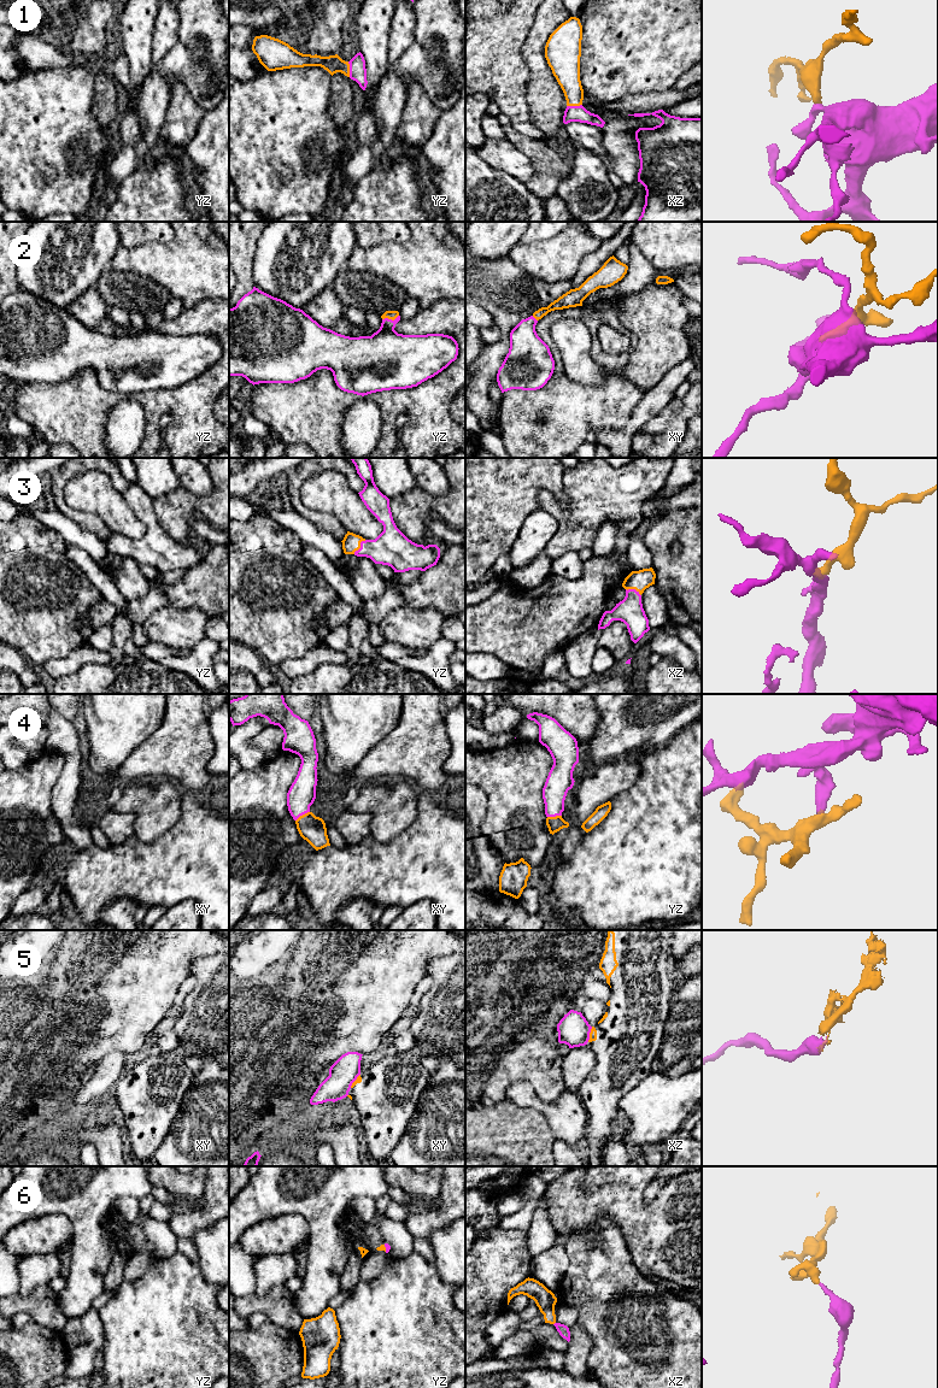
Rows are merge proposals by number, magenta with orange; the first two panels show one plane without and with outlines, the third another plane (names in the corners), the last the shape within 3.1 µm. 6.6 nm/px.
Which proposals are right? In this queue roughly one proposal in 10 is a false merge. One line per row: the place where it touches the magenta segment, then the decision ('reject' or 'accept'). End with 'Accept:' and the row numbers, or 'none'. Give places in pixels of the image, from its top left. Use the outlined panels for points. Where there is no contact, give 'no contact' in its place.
1: contact yz (350, 69); accept
2: contact yz (390, 319); accept
3: contact yz (361, 546); accept
4: contact xy (302, 815); accept
5: contact xz (588, 1034); reject
6: contact yz (386, 1248); accept
Accept: 1, 2, 3, 4, 6

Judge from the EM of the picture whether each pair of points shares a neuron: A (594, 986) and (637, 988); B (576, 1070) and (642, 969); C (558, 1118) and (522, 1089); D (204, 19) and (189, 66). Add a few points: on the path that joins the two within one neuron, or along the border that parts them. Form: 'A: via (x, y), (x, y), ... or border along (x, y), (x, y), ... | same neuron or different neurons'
A: border along (611, 988), (609, 999) | different neurons
B: border along (587, 1045), (593, 1054), (594, 1066), (585, 1077) | different neurons
C: via (550, 1111), (538, 1105), (531, 1098) | same neuron
D: via (199, 31), (194, 36), (194, 54) | same neuron

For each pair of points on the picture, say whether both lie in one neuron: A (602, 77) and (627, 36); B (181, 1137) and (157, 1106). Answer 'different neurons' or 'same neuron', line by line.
A: same neuron
B: different neurons

